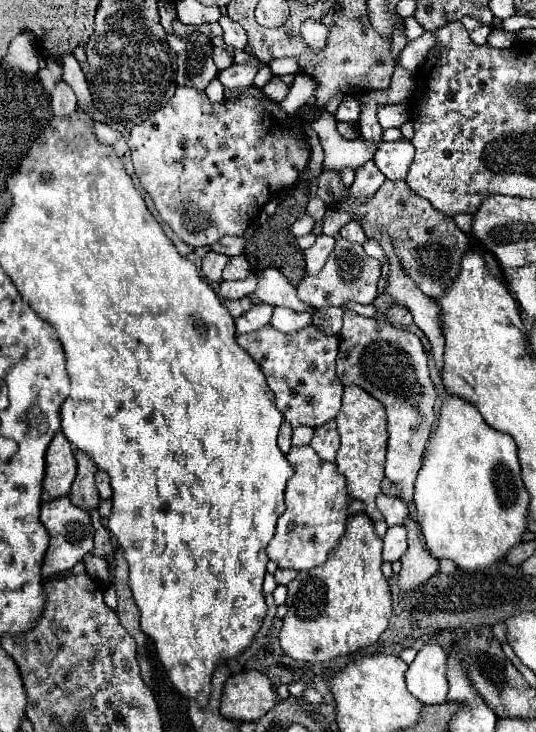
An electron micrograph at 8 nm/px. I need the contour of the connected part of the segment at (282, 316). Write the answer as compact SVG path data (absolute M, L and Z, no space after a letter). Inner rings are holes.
M275 307L271 325L281 333L293 333L311 323L311 317L307 313L295 313L289 307Z

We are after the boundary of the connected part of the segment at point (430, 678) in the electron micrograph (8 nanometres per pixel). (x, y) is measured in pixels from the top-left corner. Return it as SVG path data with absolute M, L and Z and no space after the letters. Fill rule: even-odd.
M441 645L423 647L415 661L409 665L407 689L423 705L437 705L447 701L447 679L445 679L445 651Z

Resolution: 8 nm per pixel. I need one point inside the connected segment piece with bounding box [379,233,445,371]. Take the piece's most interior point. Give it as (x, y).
(426, 313)

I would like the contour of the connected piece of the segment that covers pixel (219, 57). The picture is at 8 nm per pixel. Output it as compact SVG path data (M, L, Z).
M215 47L213 59L215 59L217 69L221 69L221 71L223 71L223 67L231 67L231 65L235 63L235 61L233 61L233 55L231 55L227 49L221 49L221 47Z

